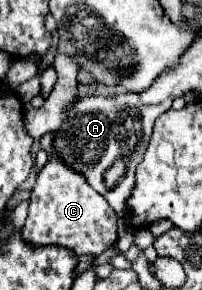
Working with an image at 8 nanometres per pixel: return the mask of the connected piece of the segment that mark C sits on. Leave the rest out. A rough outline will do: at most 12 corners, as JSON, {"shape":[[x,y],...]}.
{"shape":[[56,151],[22,237],[100,255],[116,213]]}

